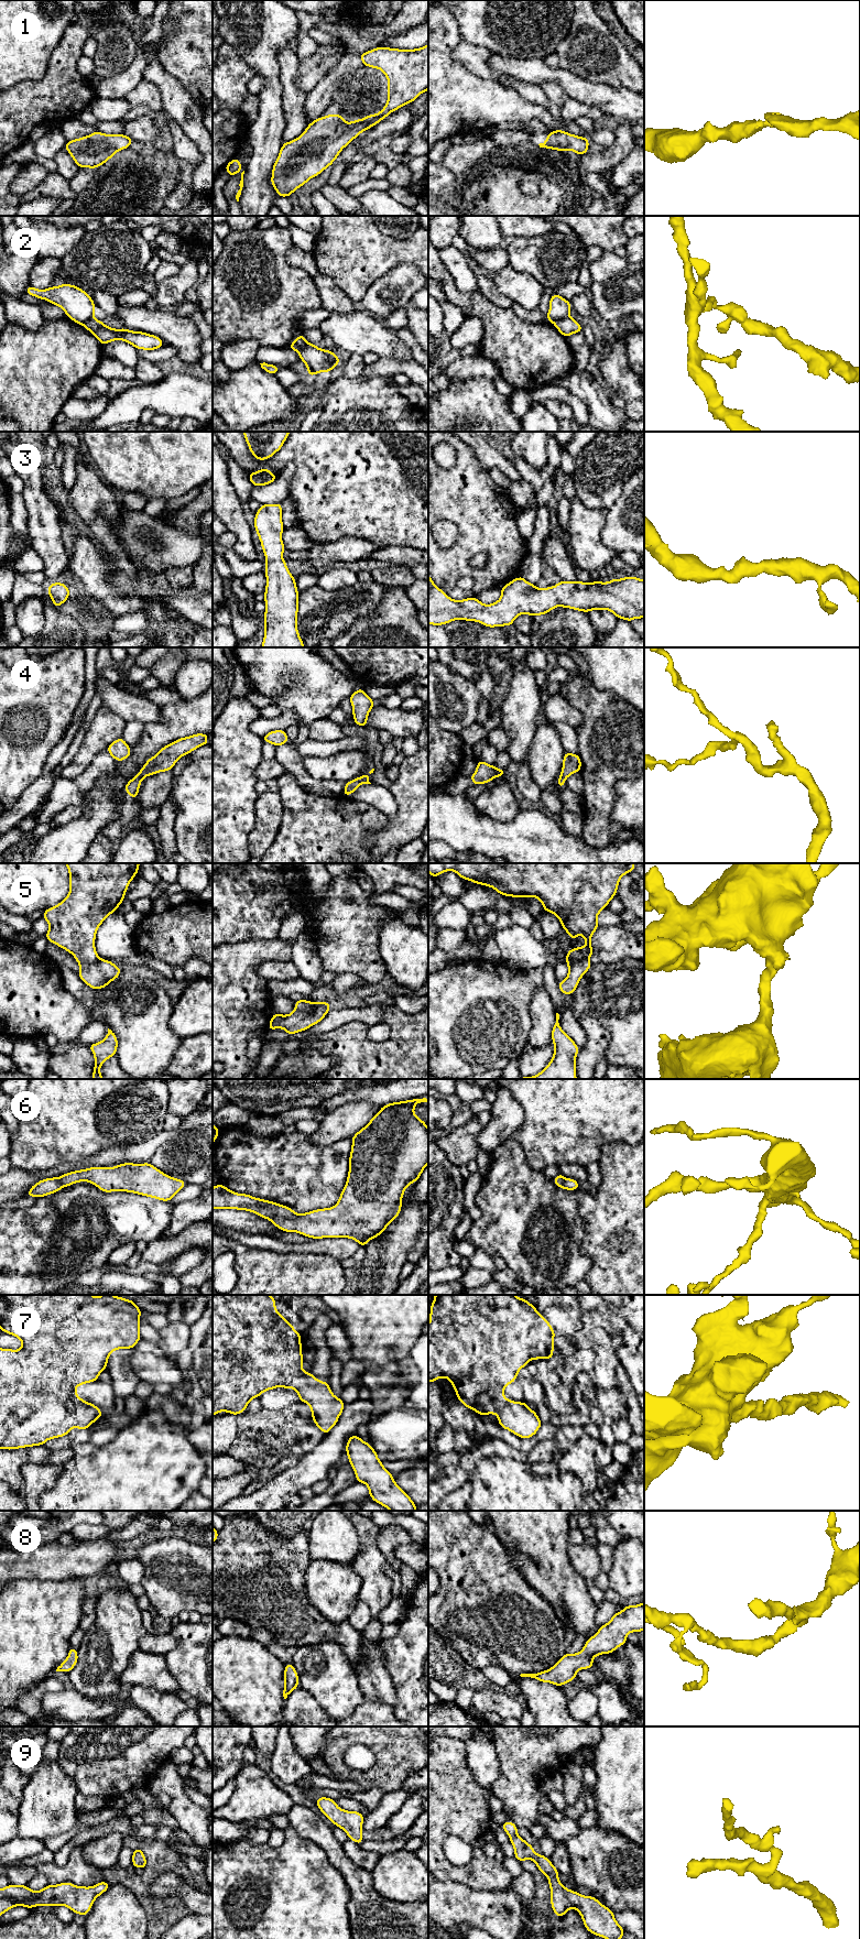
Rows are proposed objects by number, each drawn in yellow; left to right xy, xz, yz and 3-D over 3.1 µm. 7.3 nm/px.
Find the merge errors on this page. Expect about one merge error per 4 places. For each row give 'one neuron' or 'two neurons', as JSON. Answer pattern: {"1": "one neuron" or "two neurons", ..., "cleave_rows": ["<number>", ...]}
{"1": "one neuron", "2": "two neurons", "3": "one neuron", "4": "one neuron", "5": "two neurons", "6": "one neuron", "7": "one neuron", "8": "one neuron", "9": "one neuron", "cleave_rows": ["2", "5"]}

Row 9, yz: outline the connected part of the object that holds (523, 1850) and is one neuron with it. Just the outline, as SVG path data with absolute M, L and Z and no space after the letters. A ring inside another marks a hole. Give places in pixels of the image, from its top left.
M512 1821L501 1824L510 1837L514 1856L519 1862L532 1860L543 1875L548 1877L551 1887L551 1906L554 1915L563 1917L575 1908L583 1918L585 1928L595 1936L605 1939L622 1939L625 1930L617 1922L613 1911L602 1905L596 1897L584 1896L566 1888L558 1880L559 1872L548 1858L536 1854L534 1848L518 1834L518 1827Z

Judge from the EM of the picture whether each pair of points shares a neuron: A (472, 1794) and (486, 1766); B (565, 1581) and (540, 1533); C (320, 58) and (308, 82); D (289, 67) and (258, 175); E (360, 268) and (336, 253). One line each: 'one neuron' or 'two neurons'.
A: two neurons
B: one neuron
C: one neuron
D: two neurons
E: one neuron

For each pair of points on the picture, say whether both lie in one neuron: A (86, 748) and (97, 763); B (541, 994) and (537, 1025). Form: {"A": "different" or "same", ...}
{"A": "different", "B": "same"}

